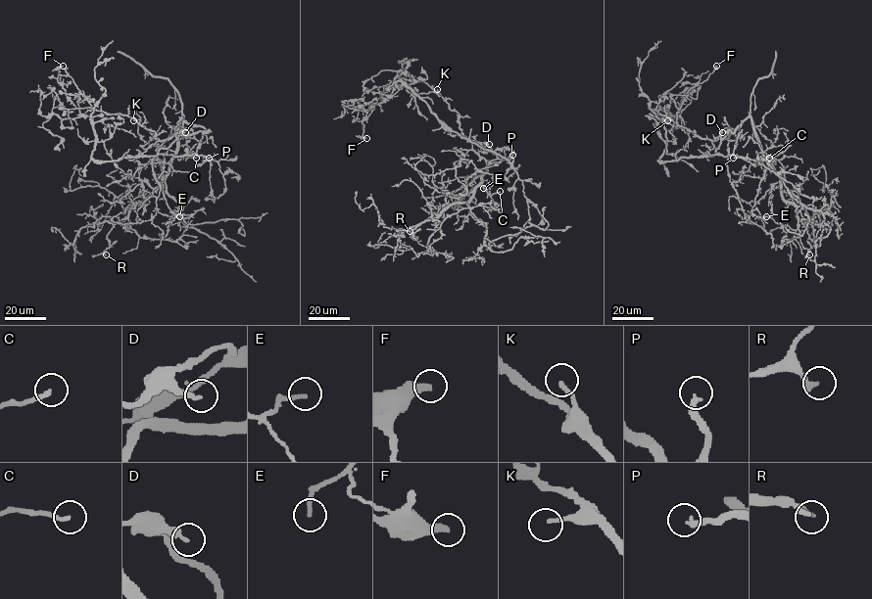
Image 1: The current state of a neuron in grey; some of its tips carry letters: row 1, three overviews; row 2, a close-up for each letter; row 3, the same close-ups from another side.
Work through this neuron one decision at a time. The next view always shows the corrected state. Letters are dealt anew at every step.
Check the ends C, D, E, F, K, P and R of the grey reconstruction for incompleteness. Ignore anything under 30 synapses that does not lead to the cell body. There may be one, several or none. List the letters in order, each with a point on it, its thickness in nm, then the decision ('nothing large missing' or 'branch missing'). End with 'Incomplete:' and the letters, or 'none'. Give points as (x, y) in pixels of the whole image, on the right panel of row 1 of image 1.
C: place (769, 158); calibre 180 nm; nothing large missing
D: place (722, 132); calibre 200 nm; nothing large missing
E: place (766, 216); calibre 170 nm; nothing large missing
F: place (716, 66); calibre 360 nm; branch missing
K: place (667, 120); calibre 160 nm; branch missing
P: place (733, 158); calibre 260 nm; branch missing
R: place (809, 254); calibre 240 nm; nothing large missing
Incomplete: F, K, P

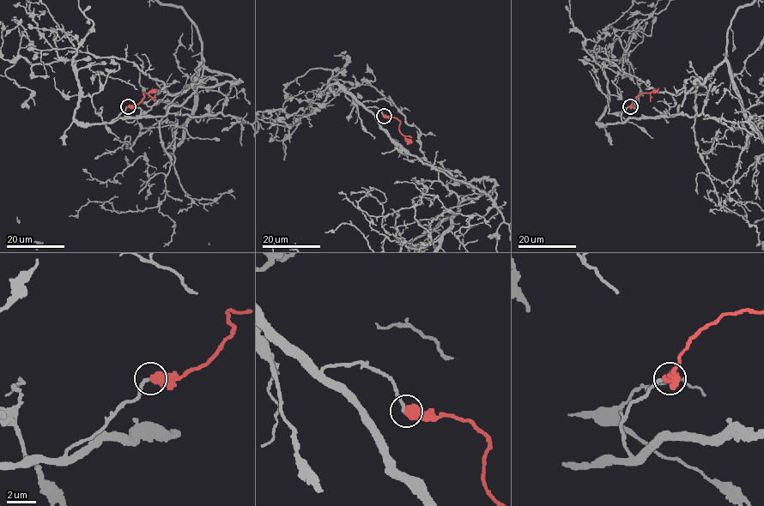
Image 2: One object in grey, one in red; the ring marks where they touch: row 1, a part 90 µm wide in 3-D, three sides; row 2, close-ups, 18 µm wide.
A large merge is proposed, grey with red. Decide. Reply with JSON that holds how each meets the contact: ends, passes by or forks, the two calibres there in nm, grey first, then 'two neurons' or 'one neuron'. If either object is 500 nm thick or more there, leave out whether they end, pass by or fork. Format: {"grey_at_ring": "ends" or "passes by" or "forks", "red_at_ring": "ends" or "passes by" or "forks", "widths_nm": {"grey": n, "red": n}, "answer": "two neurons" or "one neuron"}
{"widths_nm": {"grey": 220, "red": 700}, "answer": "one neuron"}

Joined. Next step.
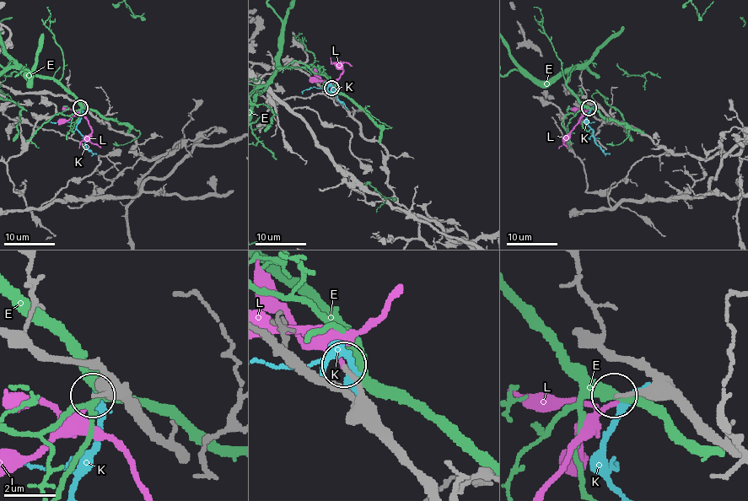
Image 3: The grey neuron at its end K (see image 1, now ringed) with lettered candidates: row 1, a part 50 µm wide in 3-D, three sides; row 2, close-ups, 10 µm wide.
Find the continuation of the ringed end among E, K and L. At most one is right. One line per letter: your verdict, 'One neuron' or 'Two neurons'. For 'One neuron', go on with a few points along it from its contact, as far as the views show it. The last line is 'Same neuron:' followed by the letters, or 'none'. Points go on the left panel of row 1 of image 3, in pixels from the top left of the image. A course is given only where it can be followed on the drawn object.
E: Two neurons
K: Two neurons
L: Two neurons
Same neuron: none

